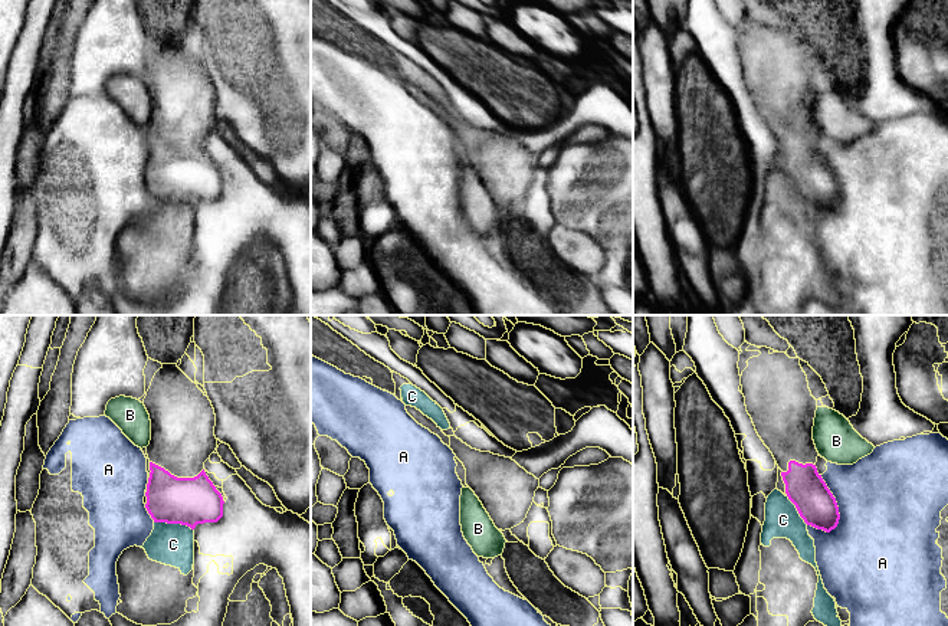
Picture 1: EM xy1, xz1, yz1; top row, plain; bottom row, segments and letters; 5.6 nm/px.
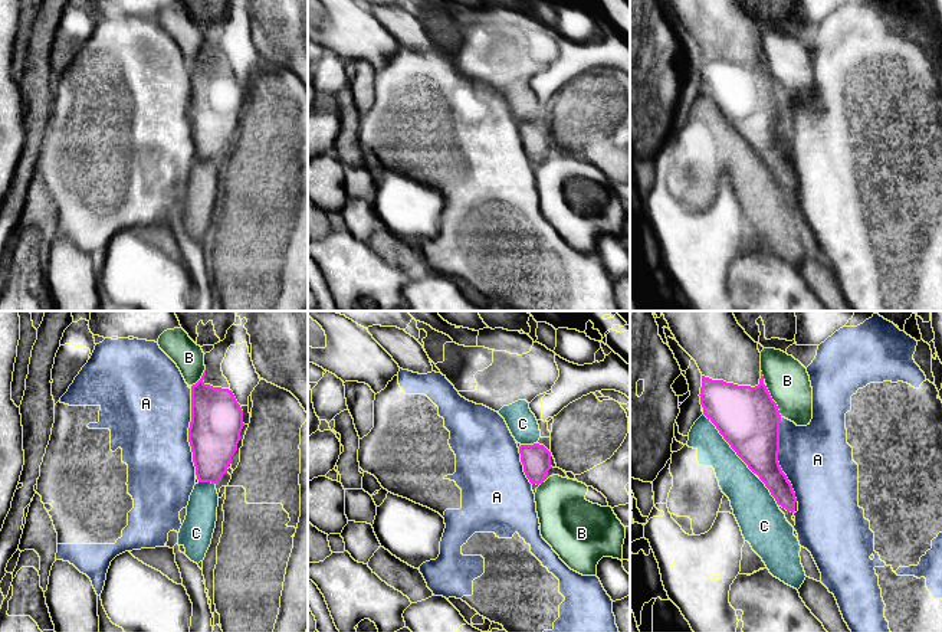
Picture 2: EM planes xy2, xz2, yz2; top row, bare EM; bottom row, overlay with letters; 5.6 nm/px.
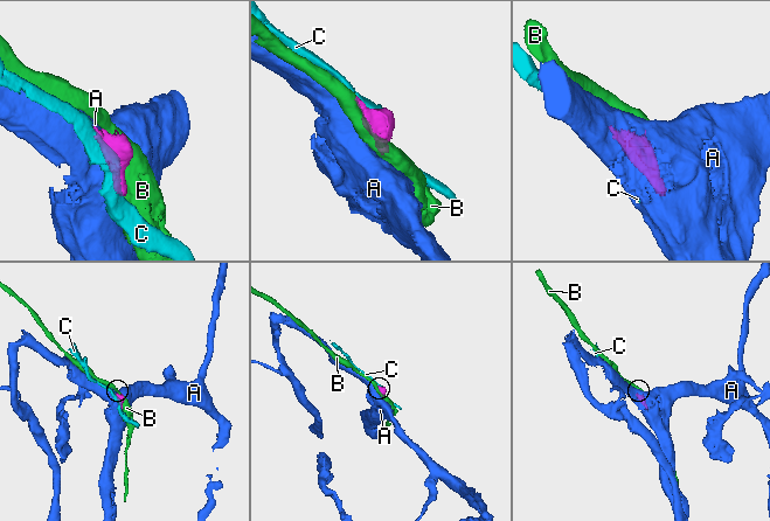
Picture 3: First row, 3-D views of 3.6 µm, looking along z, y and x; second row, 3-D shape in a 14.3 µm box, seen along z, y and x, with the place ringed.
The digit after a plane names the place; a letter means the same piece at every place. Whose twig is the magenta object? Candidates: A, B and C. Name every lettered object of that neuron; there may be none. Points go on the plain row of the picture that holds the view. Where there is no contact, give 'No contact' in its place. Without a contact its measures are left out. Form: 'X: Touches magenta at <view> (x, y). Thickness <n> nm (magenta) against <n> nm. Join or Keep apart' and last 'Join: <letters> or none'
A: Touches magenta at xy2 (189, 110). Thickness 280 nm (magenta) against 480 nm. Keep apart
B: Touches magenta at yz2 (774, 79). Thickness 340 nm (magenta) against 240 nm. Keep apart
C: Touches magenta at yz2 (728, 120). Thickness 340 nm (magenta) against 200 nm. Keep apart
Join: none

